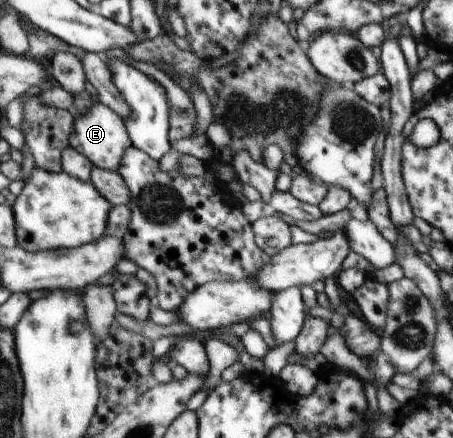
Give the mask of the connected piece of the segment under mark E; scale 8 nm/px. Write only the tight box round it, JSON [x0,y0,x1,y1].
[70,102,133,171]

